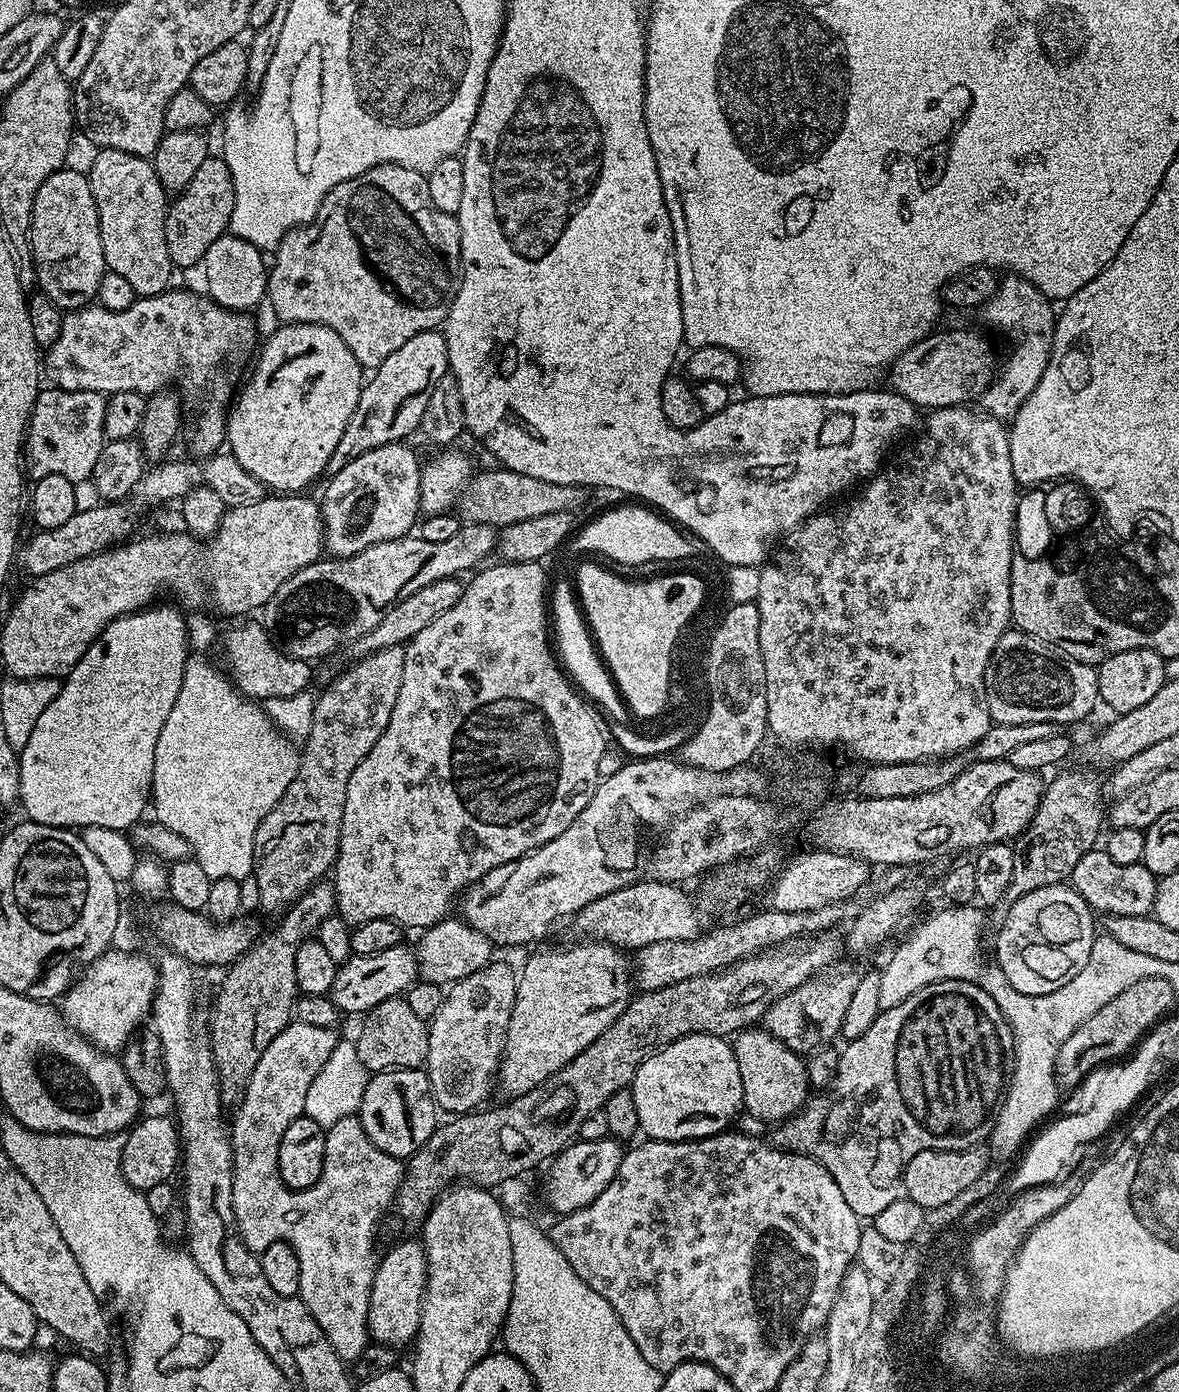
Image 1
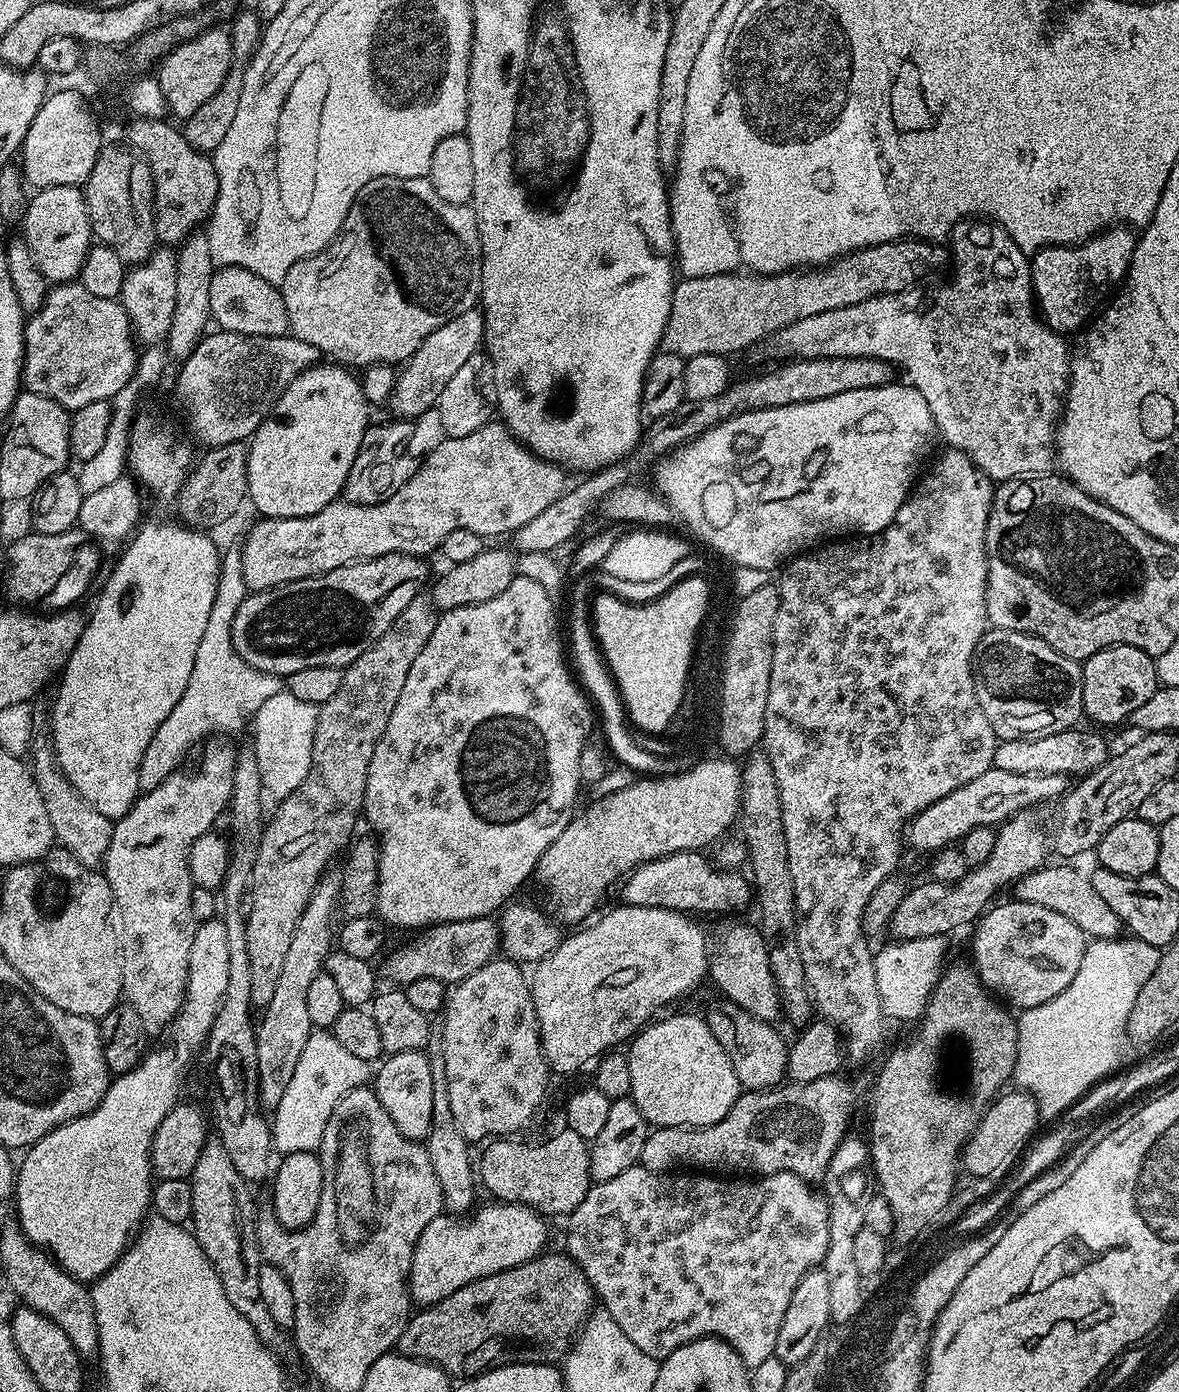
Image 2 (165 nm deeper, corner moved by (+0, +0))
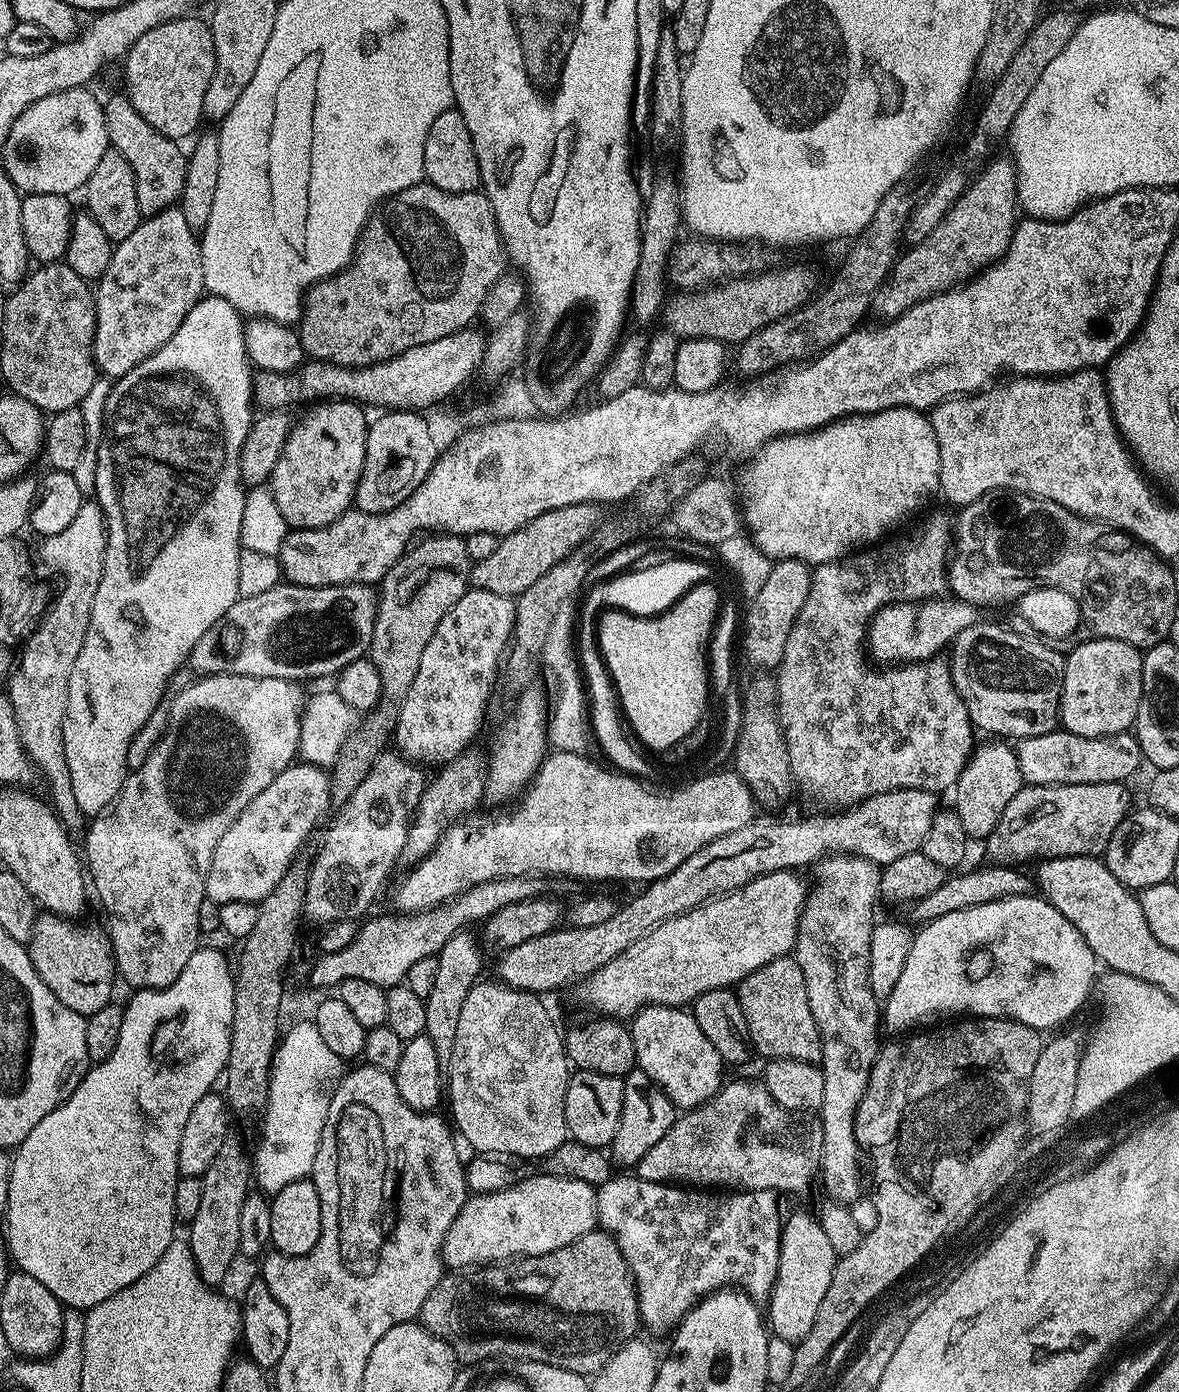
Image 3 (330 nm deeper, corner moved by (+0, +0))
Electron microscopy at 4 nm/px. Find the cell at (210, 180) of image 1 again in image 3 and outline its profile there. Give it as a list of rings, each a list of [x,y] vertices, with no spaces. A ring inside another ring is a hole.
[[[127,95],[112,96],[103,101],[108,143],[130,162],[130,170],[134,170],[134,190],[138,190],[138,210],[141,217],[153,216],[162,210],[173,207],[182,194],[182,186],[186,182],[185,149],[177,141],[163,136],[134,106]]]

